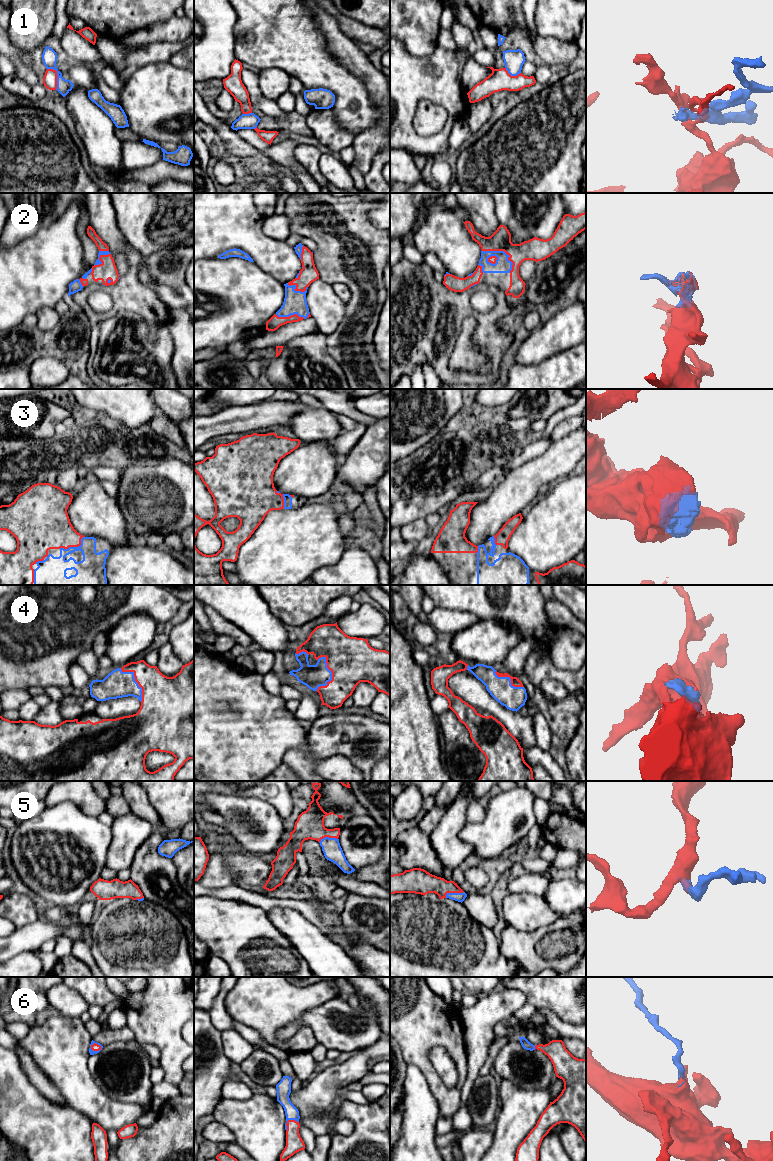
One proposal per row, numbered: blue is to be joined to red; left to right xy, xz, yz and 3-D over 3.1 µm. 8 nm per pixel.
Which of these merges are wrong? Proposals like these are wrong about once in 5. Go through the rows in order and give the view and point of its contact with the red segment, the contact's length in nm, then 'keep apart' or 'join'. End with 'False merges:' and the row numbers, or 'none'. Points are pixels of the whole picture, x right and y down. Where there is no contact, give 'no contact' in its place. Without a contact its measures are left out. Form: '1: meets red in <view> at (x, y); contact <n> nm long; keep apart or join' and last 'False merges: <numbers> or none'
1: meets red in xy at (57, 76); contact 190 nm long; keep apart
2: meets red in yz at (503, 250); contact 300 nm long; join
3: meets red in xy at (73, 546); contact 220 nm long; join
4: meets red in xz at (332, 675); contact 280 nm long; join
5: meets red in yz at (453, 892); contact 160 nm long; join
6: meets red in xy at (95, 1050); contact 100 nm long; join
False merges: 1

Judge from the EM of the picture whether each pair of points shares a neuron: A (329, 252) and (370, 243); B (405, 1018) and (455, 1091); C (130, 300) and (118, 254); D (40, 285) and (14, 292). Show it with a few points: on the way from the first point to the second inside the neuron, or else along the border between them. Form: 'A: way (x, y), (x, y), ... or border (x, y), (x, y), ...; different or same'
A: way (339, 252), (360, 252); same
B: way (415, 1039), (415, 1052), (434, 1080); same
C: border (124, 250), (129, 265), (127, 273); different
D: way (34, 285), (20, 286); same

